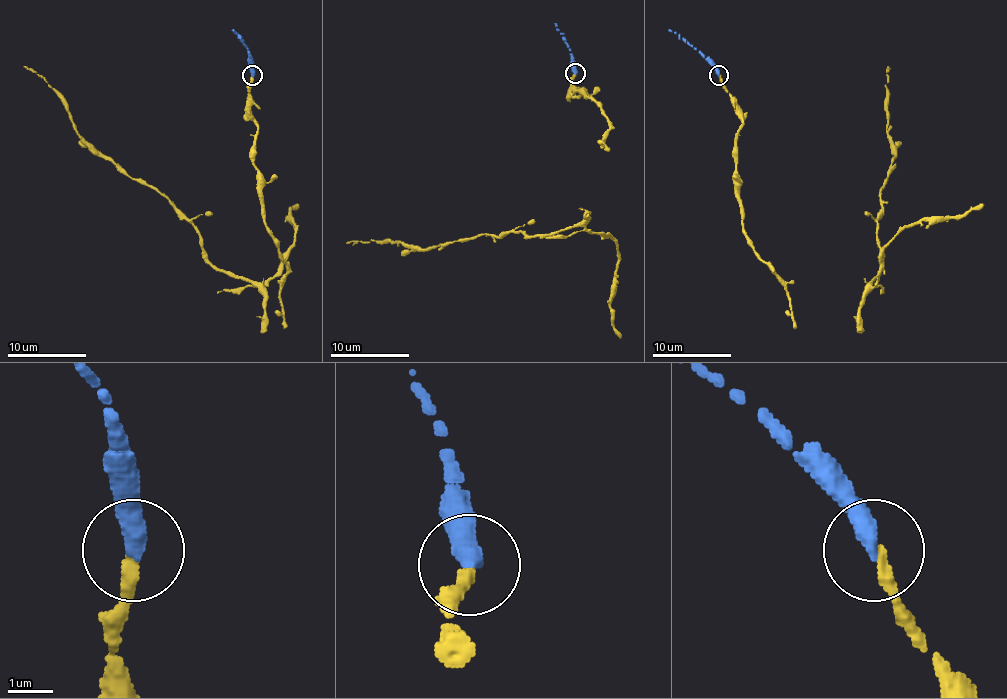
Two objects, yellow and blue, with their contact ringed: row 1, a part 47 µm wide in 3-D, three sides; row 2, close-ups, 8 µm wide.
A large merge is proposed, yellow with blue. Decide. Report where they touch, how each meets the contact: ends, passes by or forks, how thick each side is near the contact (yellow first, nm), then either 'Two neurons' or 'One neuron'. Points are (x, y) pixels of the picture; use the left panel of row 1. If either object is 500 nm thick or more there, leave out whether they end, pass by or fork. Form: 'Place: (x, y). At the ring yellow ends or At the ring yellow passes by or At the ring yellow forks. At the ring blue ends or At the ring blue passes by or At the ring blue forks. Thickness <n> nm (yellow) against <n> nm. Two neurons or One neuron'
Place: (252, 75). At the ring yellow ends. At the ring blue ends. Thickness 280 nm (yellow) against 440 nm. One neuron

